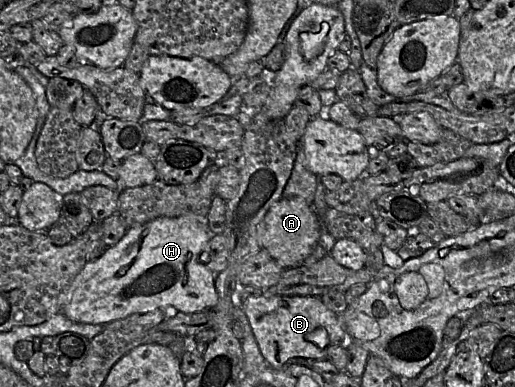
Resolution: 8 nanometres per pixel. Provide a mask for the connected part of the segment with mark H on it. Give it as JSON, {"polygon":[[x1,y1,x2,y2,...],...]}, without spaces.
{"polygon":[[182,215,159,217,142,225,129,227,122,239,108,247,98,259,86,262,75,277,62,312,71,321,86,324,107,324,133,313,174,307,180,312,196,313,213,309,218,303,216,275,200,262,201,251,214,235,207,217]]}

